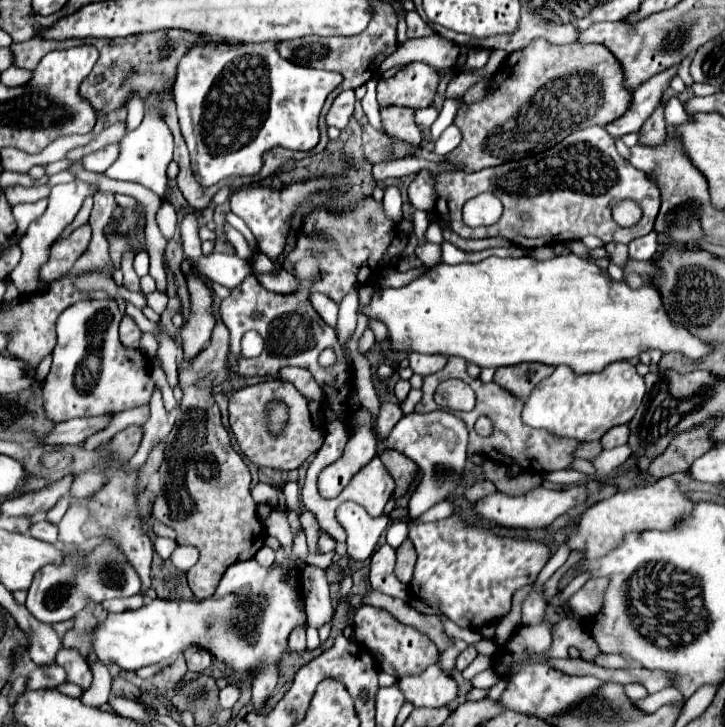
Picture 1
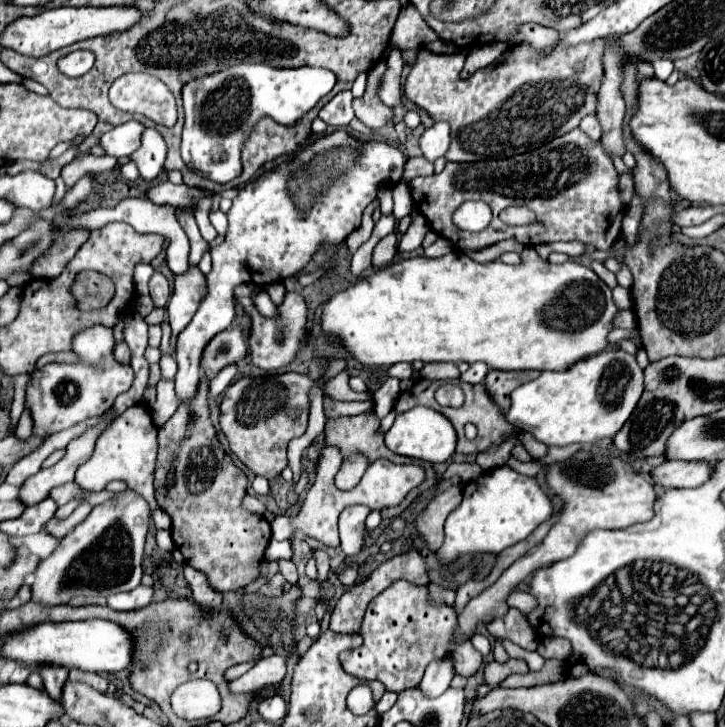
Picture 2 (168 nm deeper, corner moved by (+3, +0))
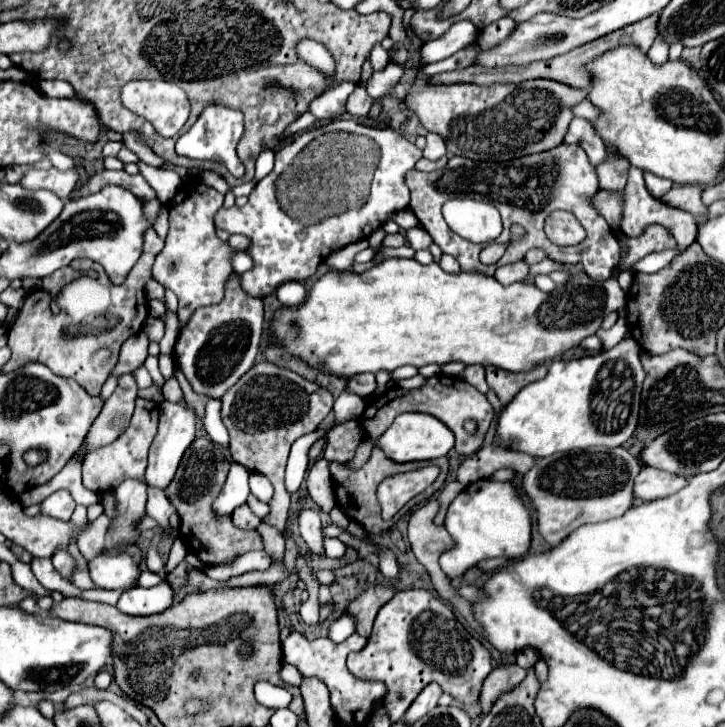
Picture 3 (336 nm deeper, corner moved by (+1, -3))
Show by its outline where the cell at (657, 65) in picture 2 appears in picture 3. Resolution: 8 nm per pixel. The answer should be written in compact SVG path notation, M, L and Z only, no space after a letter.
M657 38L655 42L653 42L653 46L649 48L649 52L647 52L647 56L657 64L661 64L661 62L667 62L667 58L669 58L669 44L665 42L665 40L661 40L661 38Z

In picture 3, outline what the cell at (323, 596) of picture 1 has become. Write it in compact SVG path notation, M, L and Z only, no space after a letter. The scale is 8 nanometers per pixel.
M303 508L299 512L299 530L301 530L301 538L309 544L309 548L315 554L323 554L323 534L321 534L321 520L317 510L311 508Z

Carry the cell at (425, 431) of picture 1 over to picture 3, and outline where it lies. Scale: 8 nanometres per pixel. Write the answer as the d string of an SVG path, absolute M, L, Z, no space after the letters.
M417 412L397 416L393 420L393 424L387 428L387 432L383 432L381 438L377 440L377 446L393 462L441 458L441 456L447 456L447 452L453 448L453 444L455 444L455 436L441 420L435 420L435 416L431 416L431 414L417 414Z

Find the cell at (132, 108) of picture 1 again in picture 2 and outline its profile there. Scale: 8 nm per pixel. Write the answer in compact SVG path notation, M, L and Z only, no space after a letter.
M127 121L119 127L113 127L111 131L107 131L99 145L103 147L107 157L129 157L141 143L141 133L143 133L143 125L139 121Z

